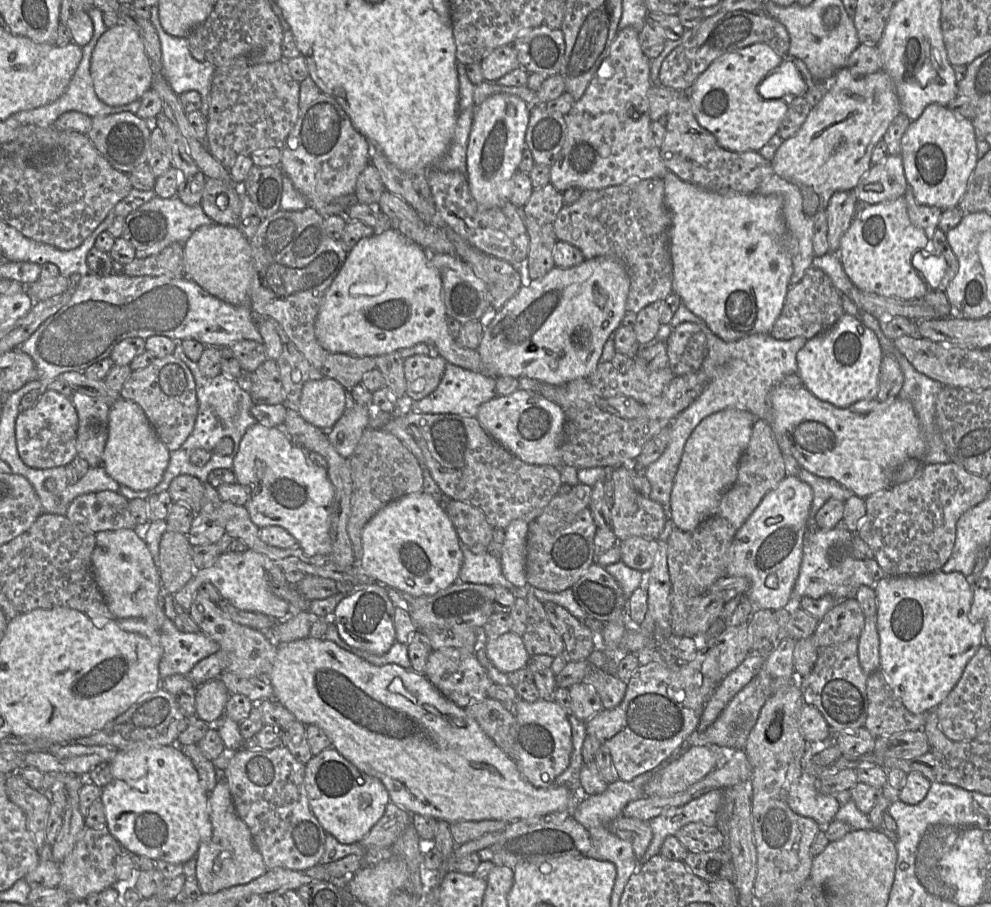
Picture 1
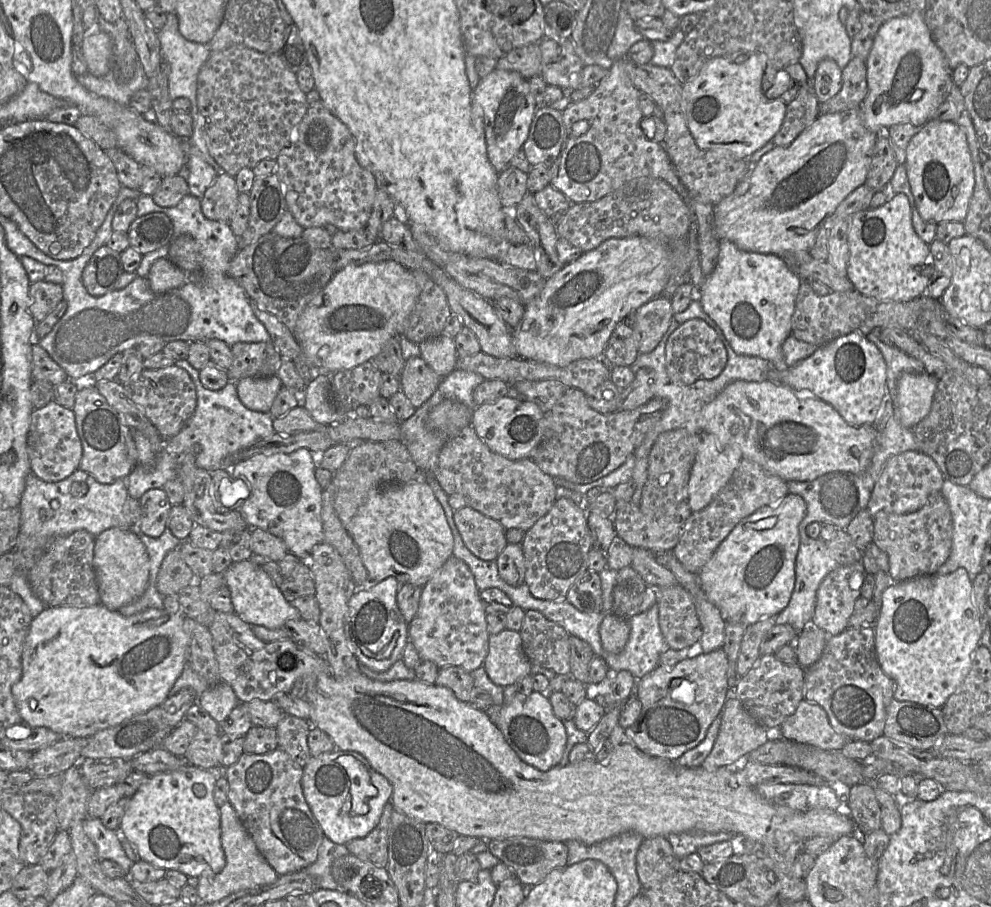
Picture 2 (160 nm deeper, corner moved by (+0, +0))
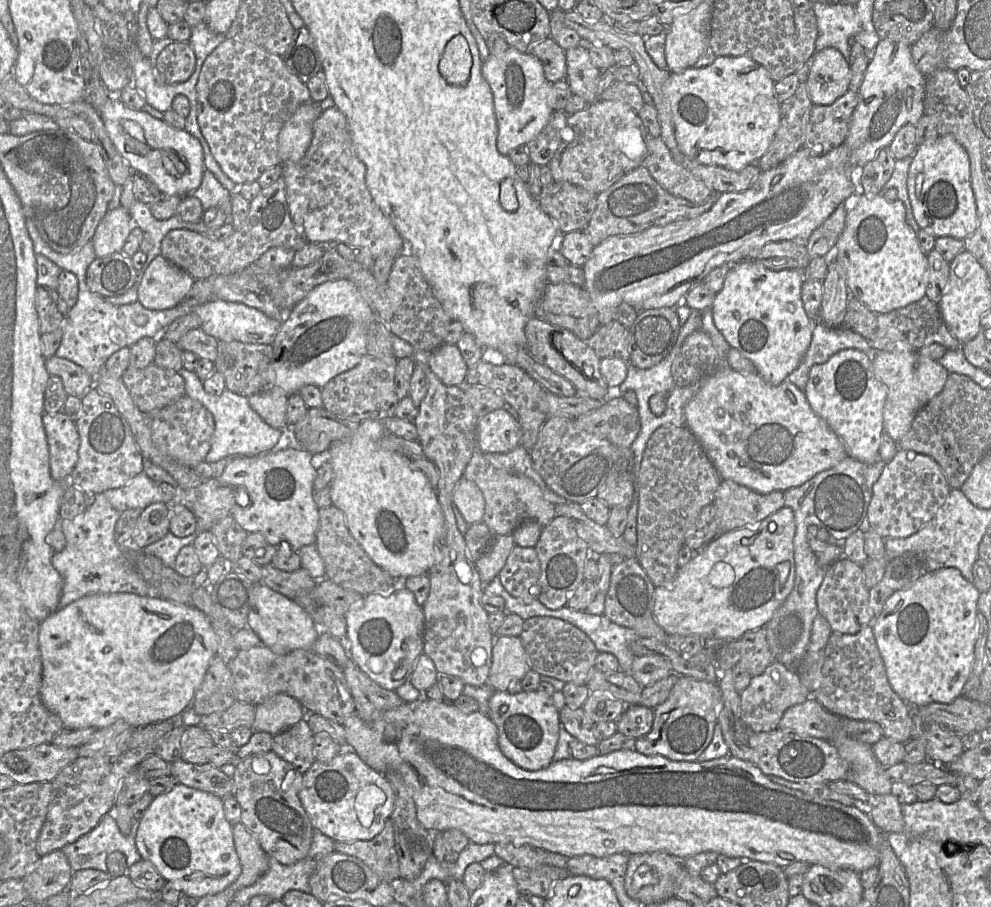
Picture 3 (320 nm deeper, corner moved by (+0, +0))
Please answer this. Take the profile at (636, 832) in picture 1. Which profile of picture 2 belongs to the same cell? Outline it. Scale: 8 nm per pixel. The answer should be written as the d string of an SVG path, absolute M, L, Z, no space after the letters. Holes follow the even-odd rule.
M665 837L644 839L636 856L636 868L642 889L651 888L680 870L679 860Z

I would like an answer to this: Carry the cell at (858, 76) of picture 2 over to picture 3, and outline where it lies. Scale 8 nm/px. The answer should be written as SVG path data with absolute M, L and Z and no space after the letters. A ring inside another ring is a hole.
M848 90L831 105L810 109L803 148L813 156L823 156L844 143L852 114L858 104L858 92Z

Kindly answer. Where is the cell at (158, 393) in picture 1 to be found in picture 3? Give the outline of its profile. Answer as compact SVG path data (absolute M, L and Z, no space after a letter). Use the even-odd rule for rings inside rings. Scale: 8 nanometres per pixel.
M152 363L145 368L128 367L122 380L129 394L144 413L155 413L186 395L185 381L179 372Z

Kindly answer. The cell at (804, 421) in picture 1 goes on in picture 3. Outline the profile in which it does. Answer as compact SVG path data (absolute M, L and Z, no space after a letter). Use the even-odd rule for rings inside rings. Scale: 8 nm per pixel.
M733 369L716 371L701 381L698 391L686 404L684 414L686 426L703 447L721 479L732 480L761 494L801 486L848 456L839 437L812 410L805 393L789 380L773 386L758 373Z

